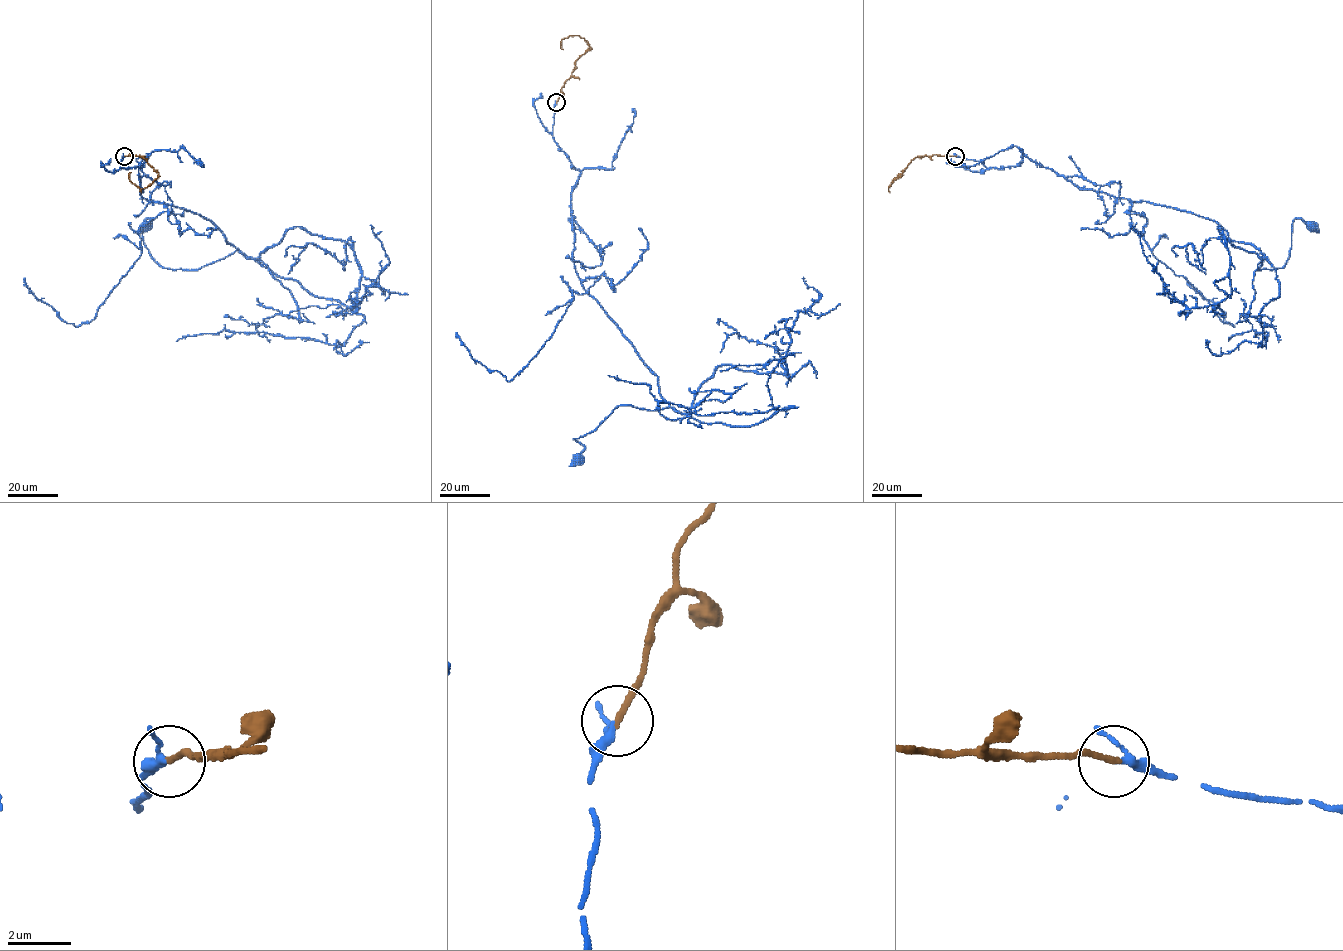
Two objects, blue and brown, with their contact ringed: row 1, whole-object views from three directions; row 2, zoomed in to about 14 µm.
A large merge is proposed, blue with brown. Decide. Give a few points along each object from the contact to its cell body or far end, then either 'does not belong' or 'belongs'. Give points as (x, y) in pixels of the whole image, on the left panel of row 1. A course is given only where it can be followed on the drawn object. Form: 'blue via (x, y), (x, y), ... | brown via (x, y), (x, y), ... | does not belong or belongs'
blue via (124, 156), (120, 169), (149, 156), (142, 198), (210, 220), (237, 249), (164, 268), (147, 227) | brown via (124, 156), (142, 156), (159, 176), (140, 188), (129, 180), (131, 172) | belongs

